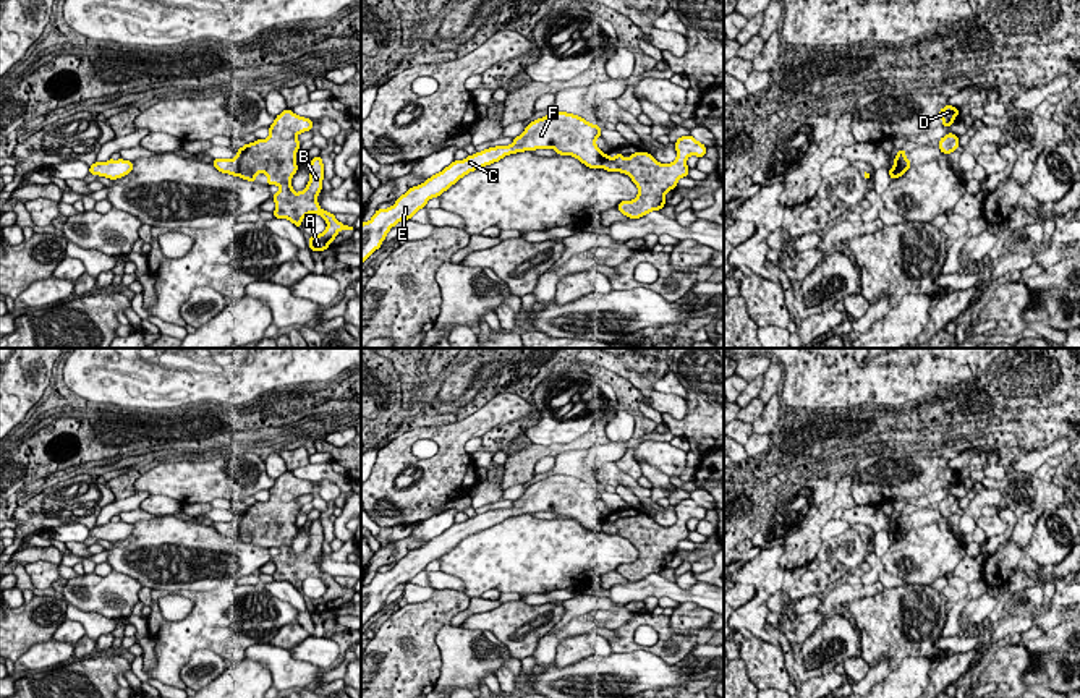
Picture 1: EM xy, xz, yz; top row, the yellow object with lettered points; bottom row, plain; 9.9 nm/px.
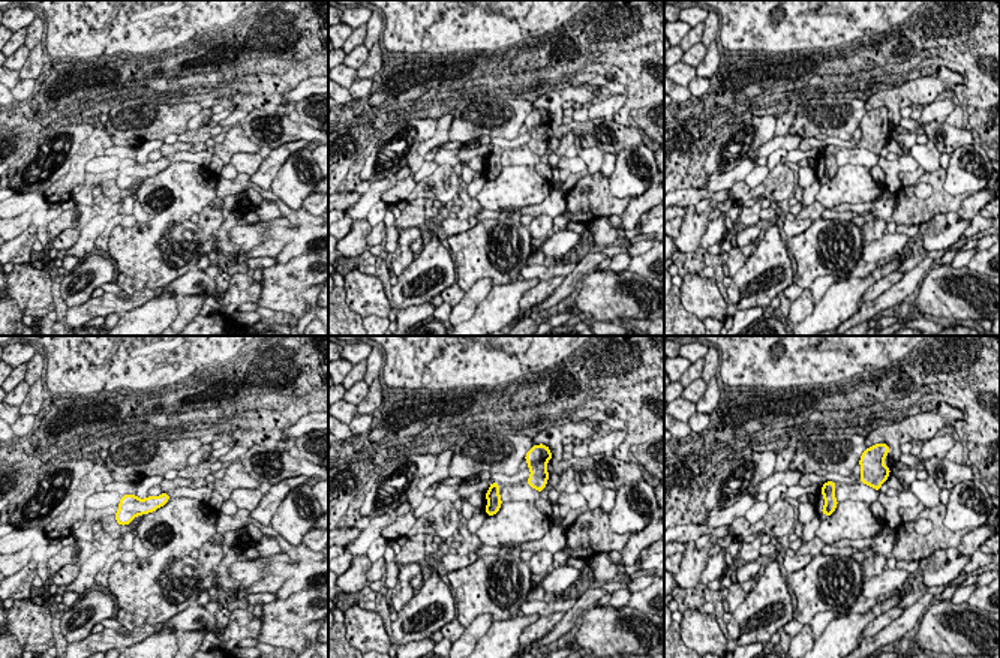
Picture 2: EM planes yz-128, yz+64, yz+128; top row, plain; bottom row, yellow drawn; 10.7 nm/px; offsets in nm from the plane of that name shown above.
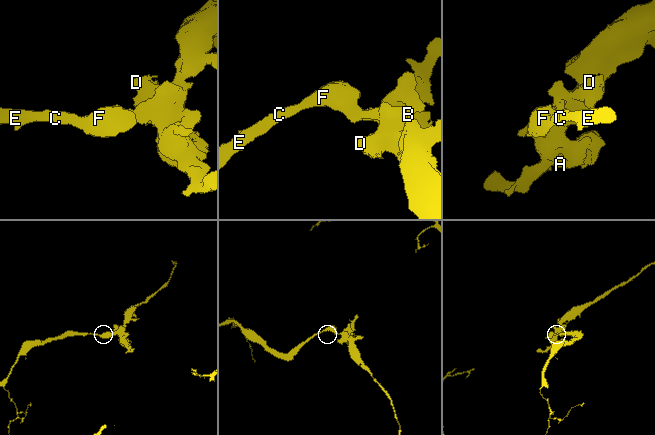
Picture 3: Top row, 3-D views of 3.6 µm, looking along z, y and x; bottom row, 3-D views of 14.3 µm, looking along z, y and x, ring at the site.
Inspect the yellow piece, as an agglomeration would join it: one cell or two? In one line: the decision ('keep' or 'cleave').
cleave

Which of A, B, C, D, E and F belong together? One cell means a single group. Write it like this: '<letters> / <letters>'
A B D / C E F

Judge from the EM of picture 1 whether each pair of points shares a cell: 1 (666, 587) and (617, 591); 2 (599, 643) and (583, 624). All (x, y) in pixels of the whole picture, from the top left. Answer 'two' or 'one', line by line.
1: one
2: two

